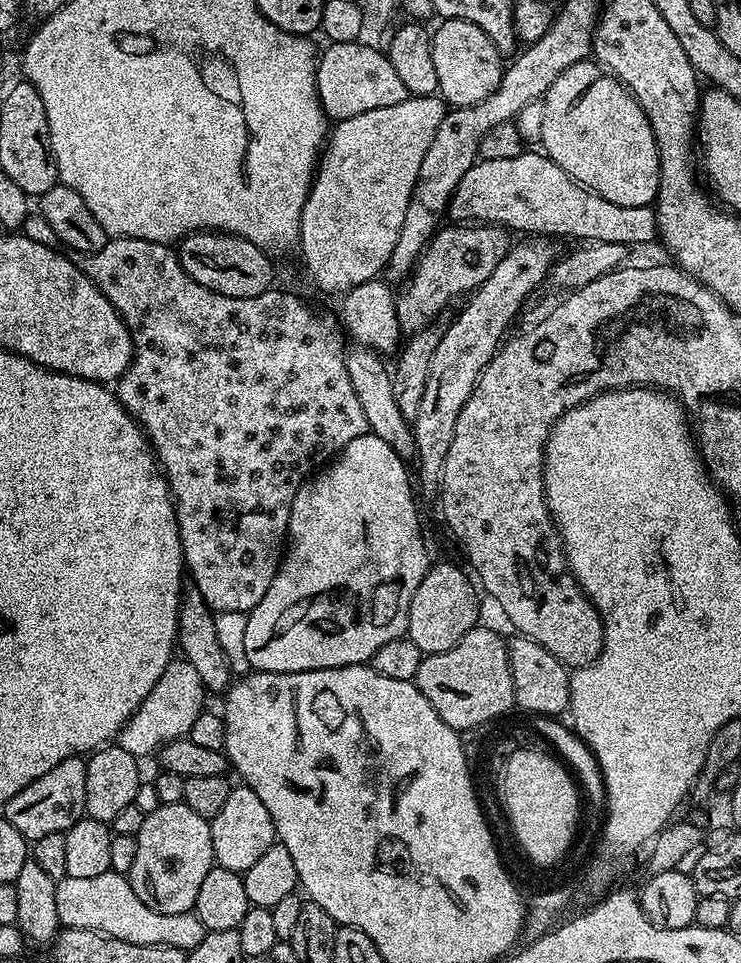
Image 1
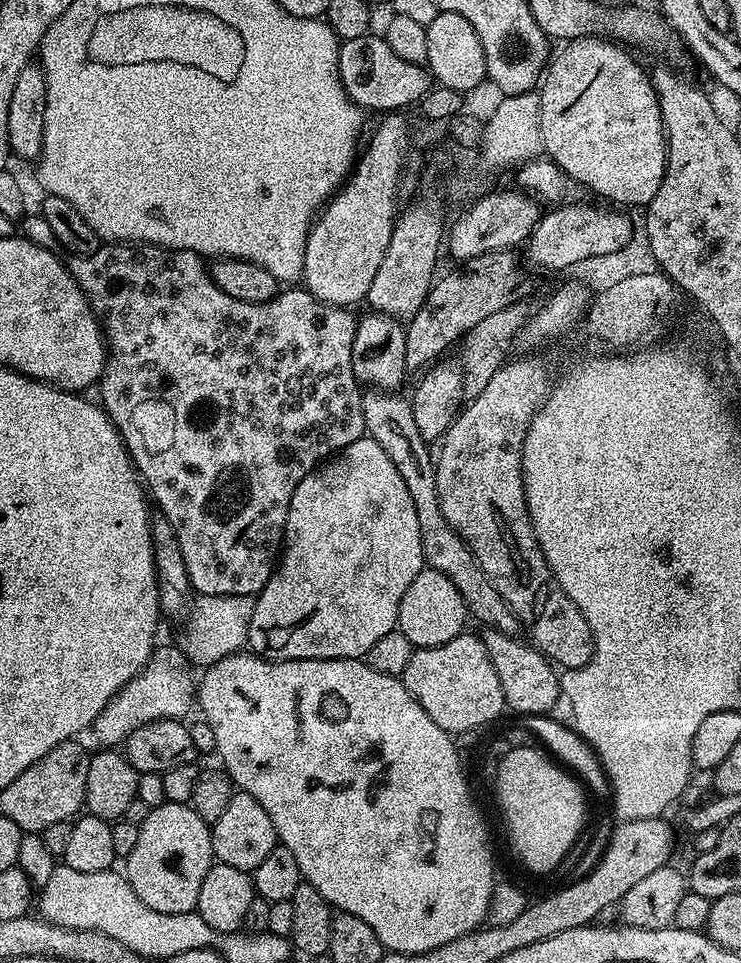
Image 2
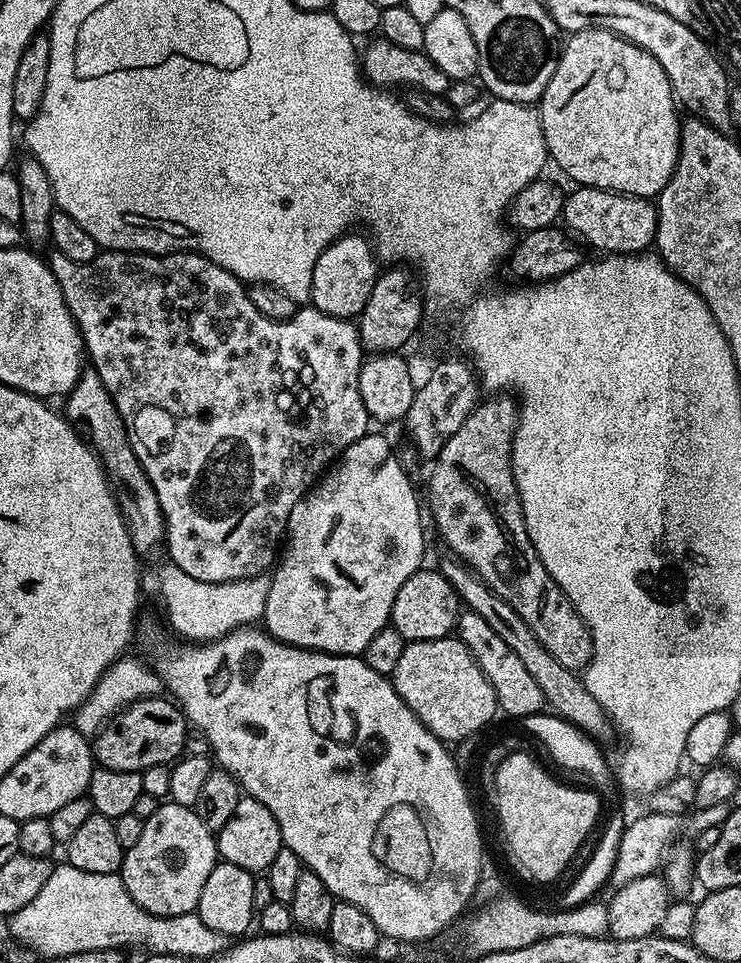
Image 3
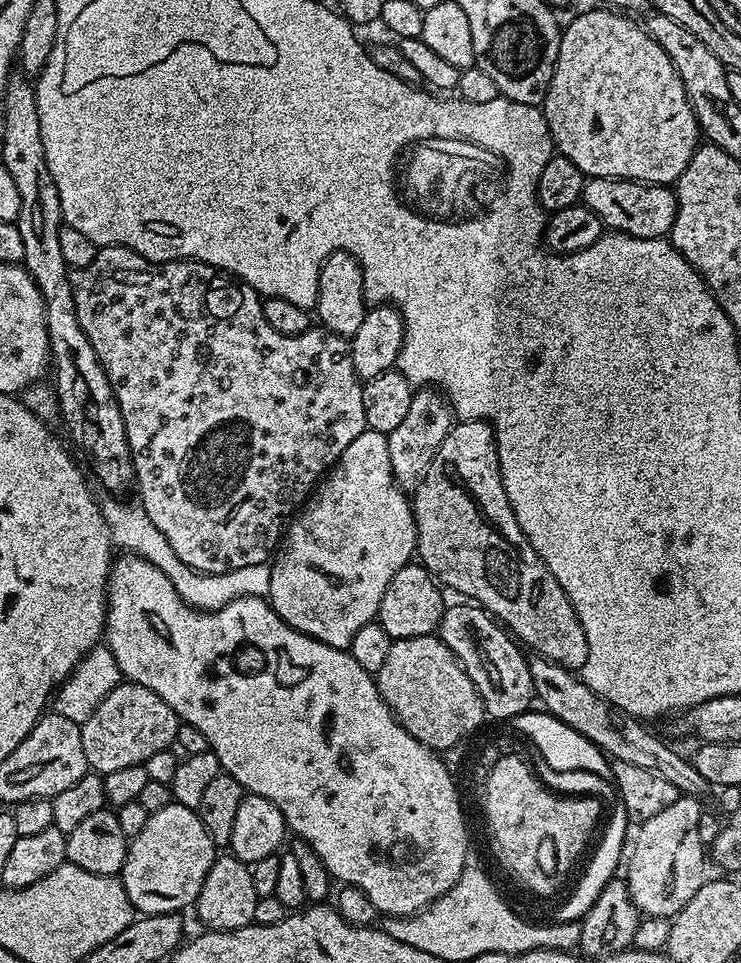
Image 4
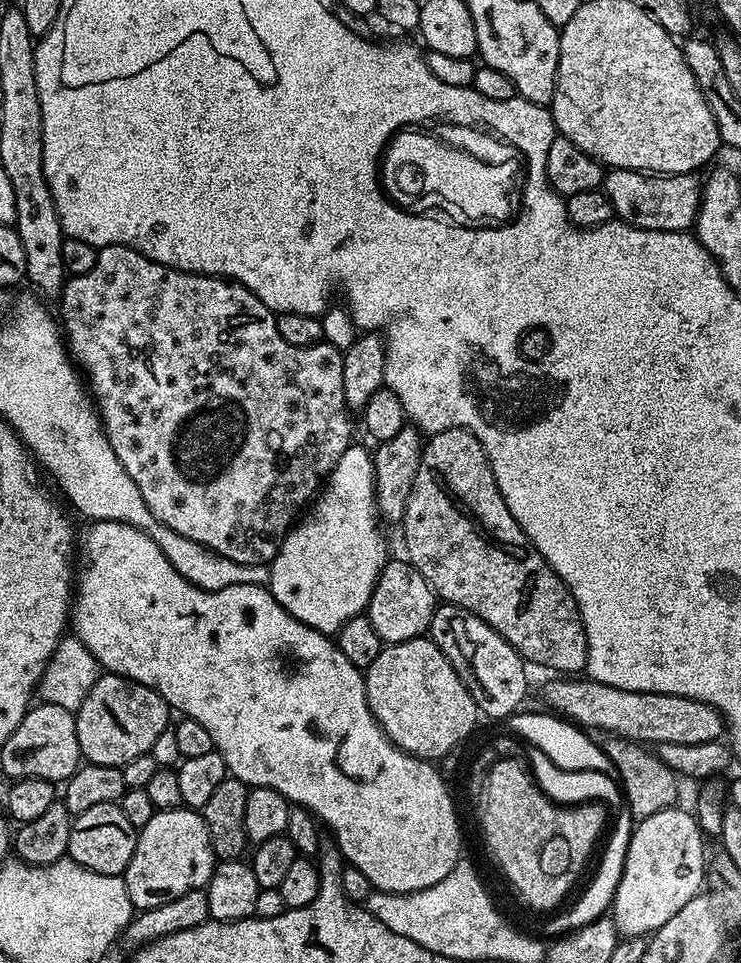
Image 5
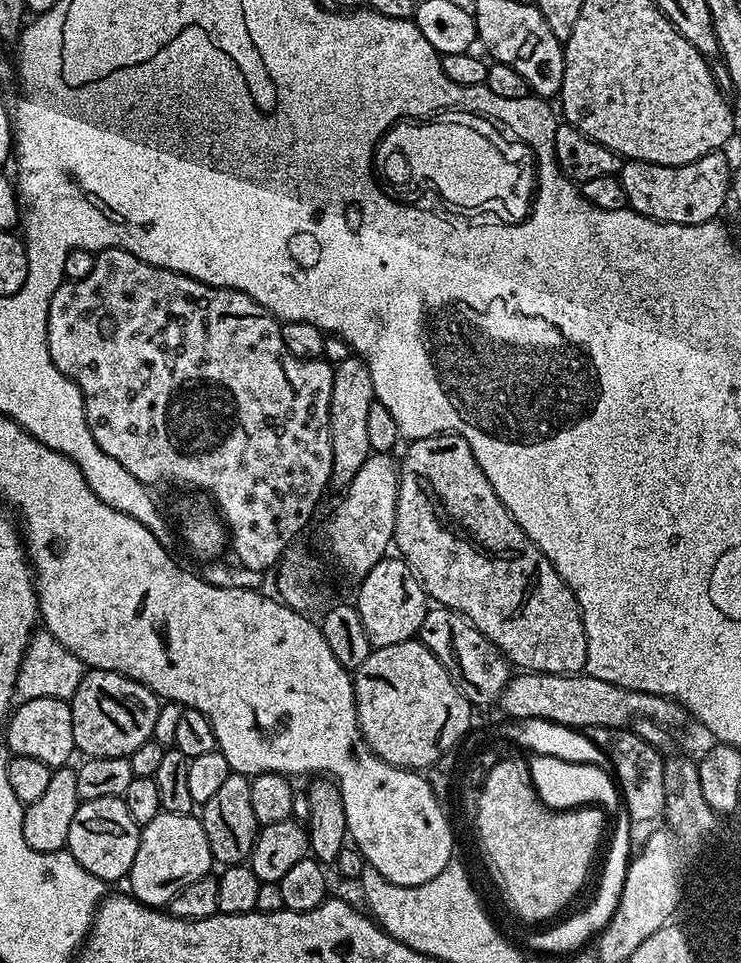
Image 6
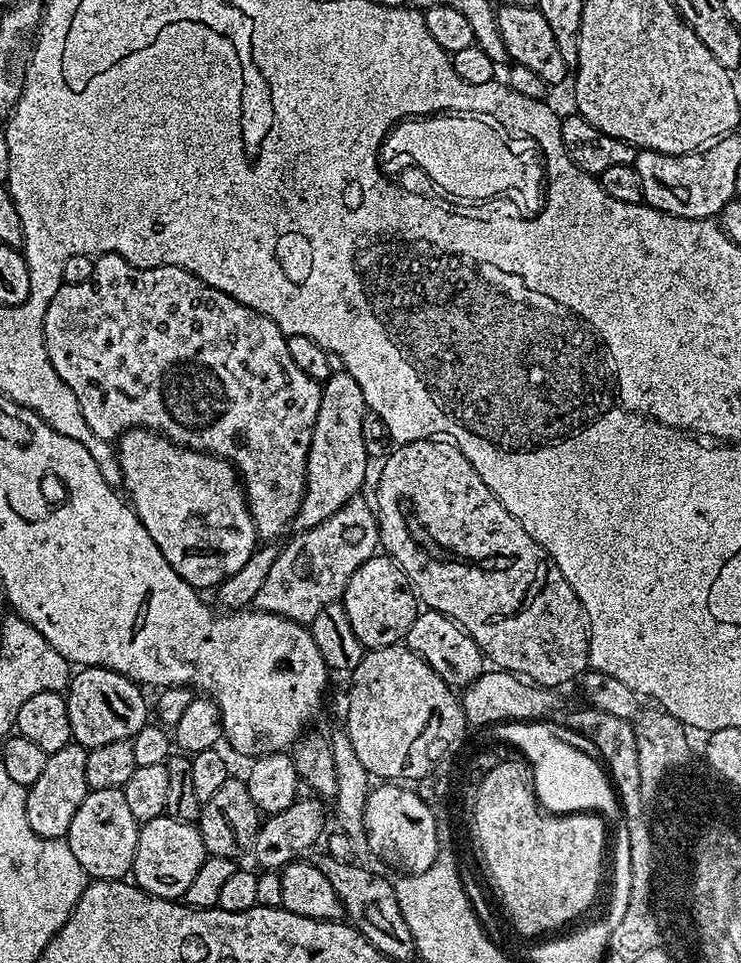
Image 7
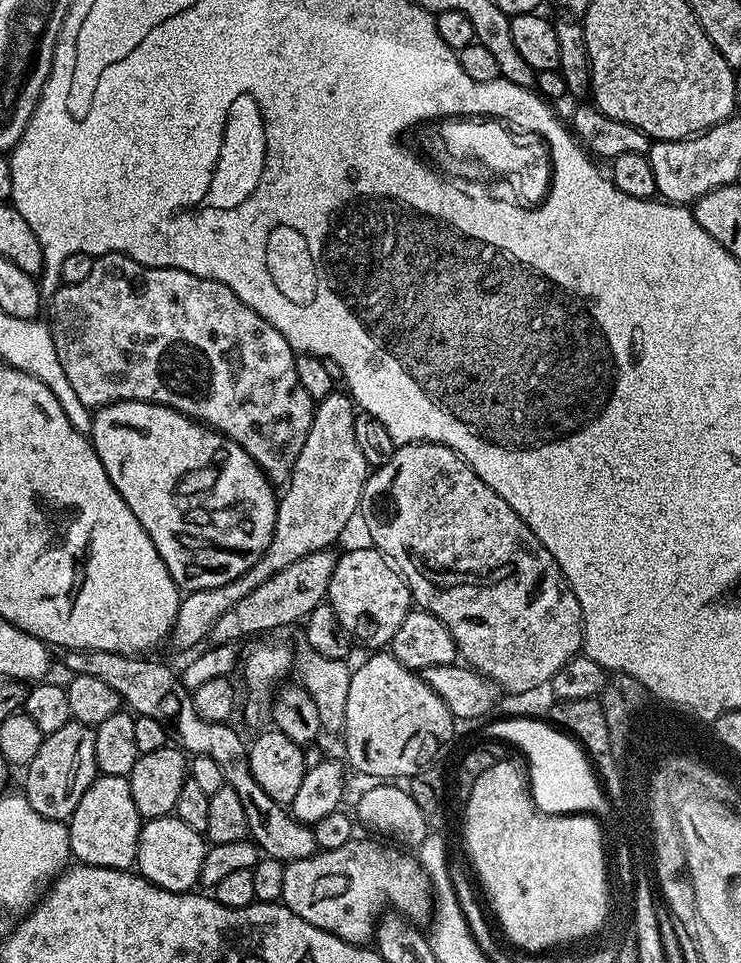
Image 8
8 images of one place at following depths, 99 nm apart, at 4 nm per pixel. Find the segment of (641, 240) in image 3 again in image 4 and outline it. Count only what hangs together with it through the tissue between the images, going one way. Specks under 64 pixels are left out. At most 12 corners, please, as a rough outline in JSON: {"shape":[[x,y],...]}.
{"shape":[[585,179],[582,203],[605,229],[667,237],[675,191],[643,180]]}

